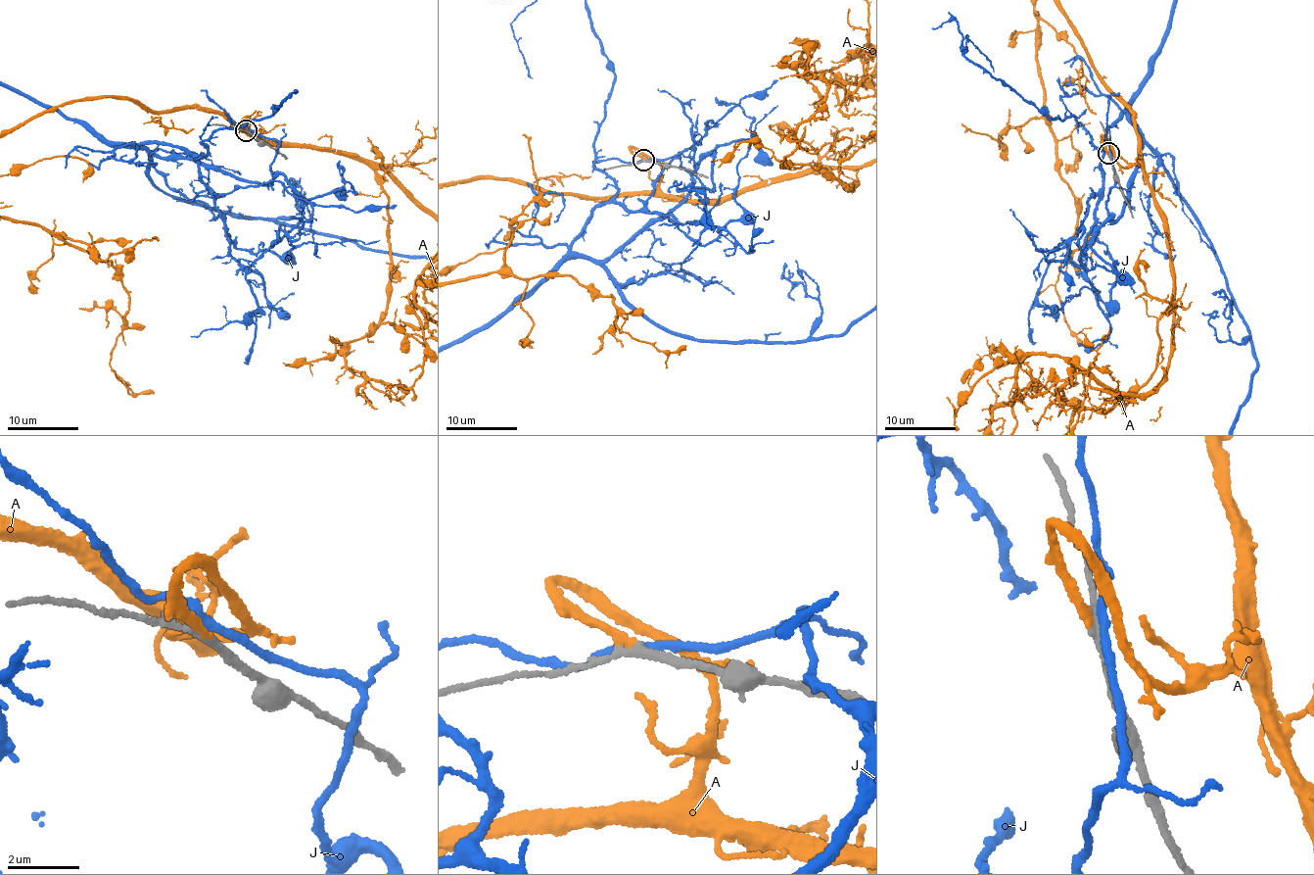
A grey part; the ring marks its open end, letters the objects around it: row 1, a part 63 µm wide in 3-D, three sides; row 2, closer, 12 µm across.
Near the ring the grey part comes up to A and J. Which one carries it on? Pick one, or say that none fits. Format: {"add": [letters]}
{"add": ["A"]}

